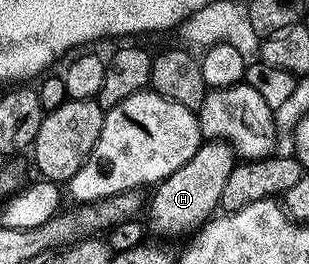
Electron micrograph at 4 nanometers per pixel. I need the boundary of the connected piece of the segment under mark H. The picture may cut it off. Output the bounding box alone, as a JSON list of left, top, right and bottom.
[146,140,238,236]

